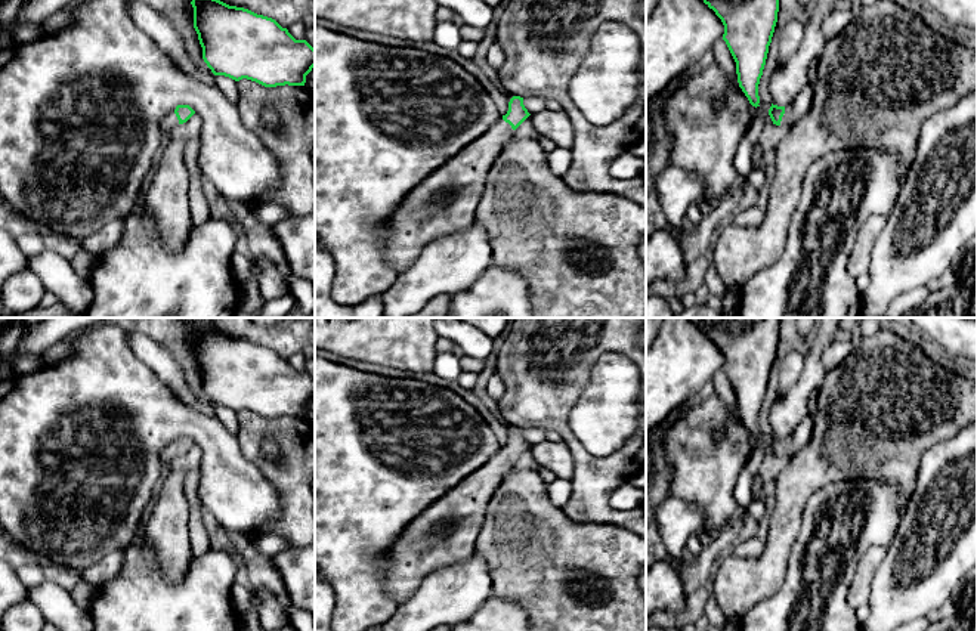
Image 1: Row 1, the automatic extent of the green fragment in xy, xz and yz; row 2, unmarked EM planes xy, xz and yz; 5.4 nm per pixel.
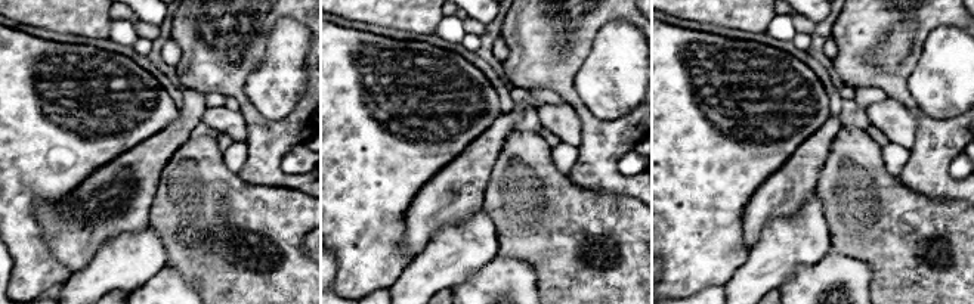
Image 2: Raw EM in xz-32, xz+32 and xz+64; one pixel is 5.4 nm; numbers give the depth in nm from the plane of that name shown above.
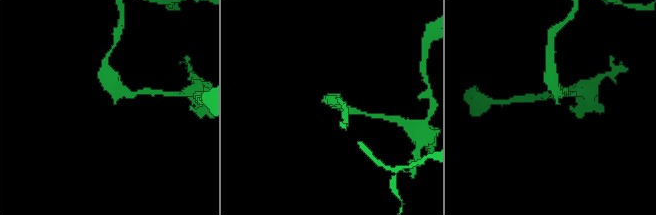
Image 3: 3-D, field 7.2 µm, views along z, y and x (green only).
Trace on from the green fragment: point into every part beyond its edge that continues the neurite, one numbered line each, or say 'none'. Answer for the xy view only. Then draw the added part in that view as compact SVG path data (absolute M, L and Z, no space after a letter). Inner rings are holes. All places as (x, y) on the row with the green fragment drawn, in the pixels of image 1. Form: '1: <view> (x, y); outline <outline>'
1: xy (170, 121); outline M174 111L168 112L163 121L160 123L161 137L166 142L171 133L173 129L179 126L179 120L174 114Z

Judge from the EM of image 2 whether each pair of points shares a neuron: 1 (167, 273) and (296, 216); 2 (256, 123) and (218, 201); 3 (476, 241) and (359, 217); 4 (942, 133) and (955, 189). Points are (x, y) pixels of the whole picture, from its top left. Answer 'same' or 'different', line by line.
1: different
2: different
3: different
4: same

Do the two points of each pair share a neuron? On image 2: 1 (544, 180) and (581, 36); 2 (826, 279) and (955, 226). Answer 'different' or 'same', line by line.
1: different
2: different

